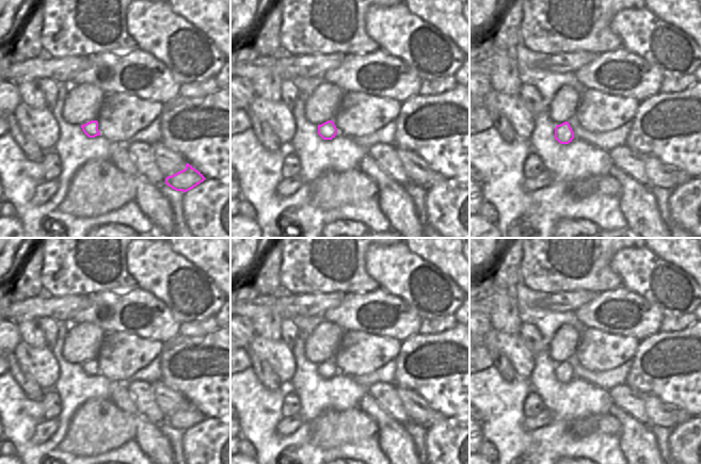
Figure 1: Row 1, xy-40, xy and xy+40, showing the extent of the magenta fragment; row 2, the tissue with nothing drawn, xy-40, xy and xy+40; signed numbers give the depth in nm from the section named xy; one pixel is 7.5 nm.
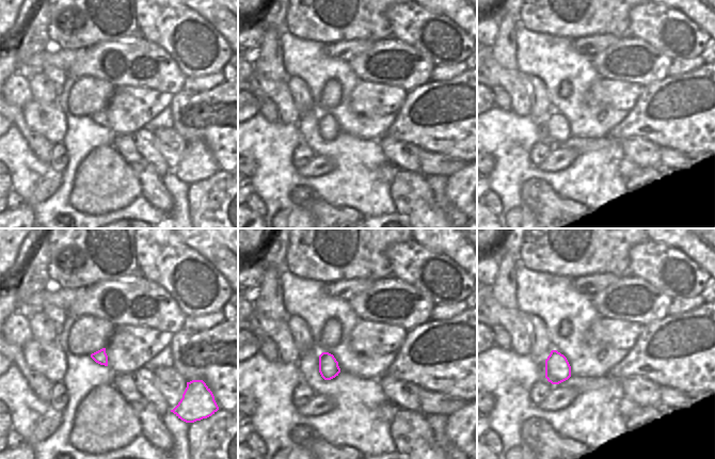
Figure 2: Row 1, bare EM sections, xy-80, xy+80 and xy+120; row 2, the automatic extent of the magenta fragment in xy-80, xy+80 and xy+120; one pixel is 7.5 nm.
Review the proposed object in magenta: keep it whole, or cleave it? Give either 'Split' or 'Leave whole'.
Leave whole

